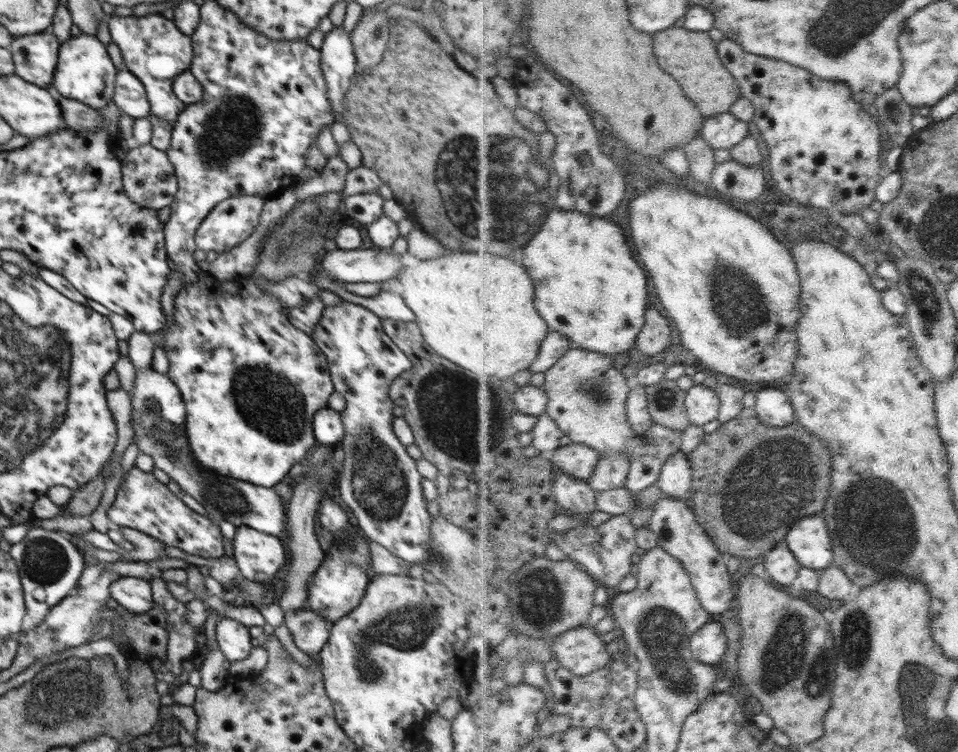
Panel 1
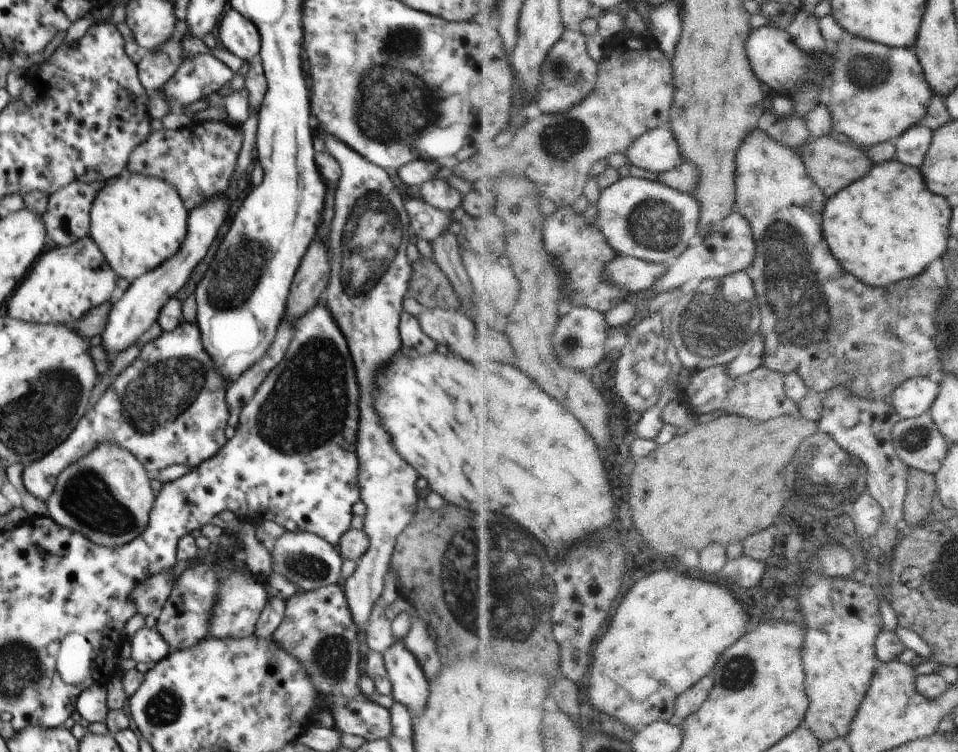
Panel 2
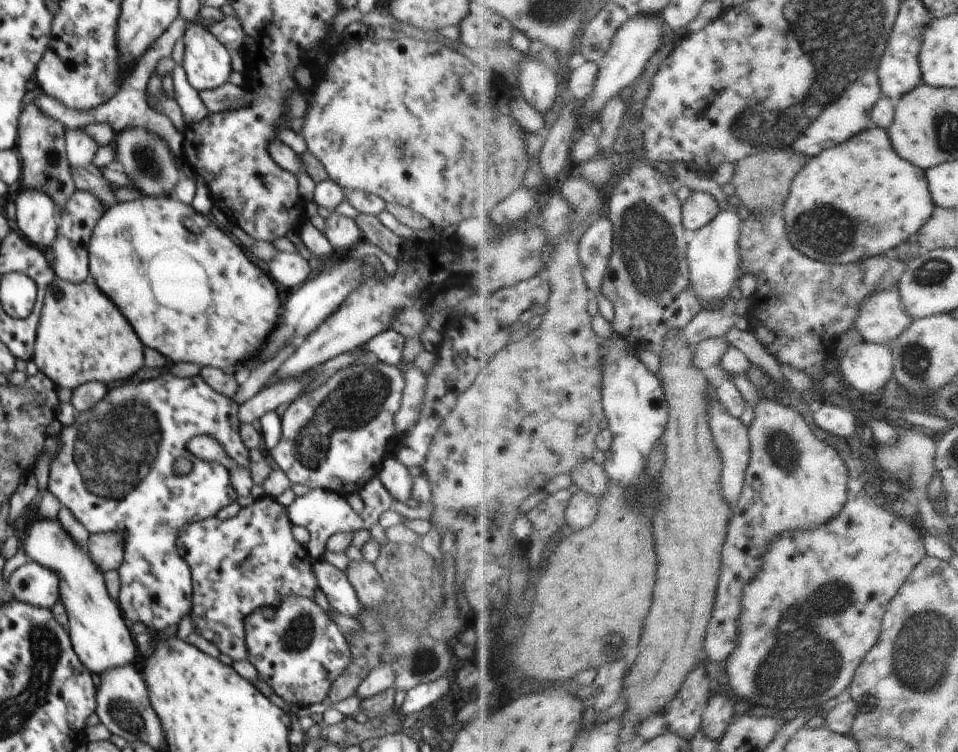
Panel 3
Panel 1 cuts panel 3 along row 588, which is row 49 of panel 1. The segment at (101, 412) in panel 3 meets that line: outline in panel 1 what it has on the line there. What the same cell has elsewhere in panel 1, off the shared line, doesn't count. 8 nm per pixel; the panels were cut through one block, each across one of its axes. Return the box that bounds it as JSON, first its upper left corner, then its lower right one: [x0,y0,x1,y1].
[108,13,193,126]

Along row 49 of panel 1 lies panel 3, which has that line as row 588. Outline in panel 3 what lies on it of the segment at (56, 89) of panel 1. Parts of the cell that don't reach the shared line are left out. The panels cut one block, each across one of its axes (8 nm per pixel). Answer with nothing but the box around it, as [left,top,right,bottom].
[13,507,136,675]

